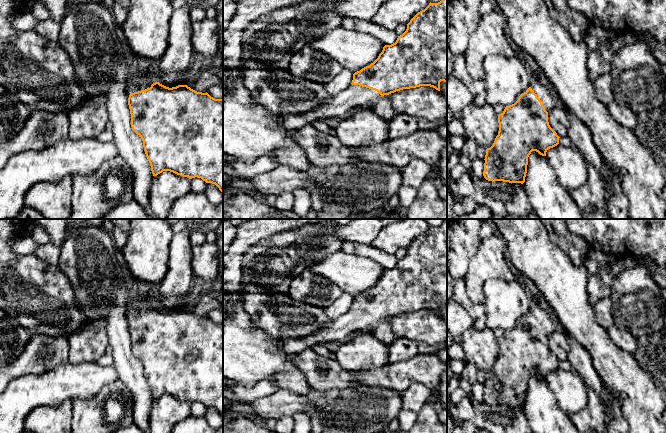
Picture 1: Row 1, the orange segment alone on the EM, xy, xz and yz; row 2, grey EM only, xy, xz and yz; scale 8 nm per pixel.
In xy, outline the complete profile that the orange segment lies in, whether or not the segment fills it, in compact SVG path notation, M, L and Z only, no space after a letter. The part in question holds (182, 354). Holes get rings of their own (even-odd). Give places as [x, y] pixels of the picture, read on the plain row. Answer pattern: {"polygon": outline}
{"polygon": "M159 306L127 307L128 329L132 354L142 363L153 400L163 395L177 399L201 402L215 408L223 418L223 322L215 323L207 316L197 316L187 309L166 311Z"}

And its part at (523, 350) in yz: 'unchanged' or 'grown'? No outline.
grown

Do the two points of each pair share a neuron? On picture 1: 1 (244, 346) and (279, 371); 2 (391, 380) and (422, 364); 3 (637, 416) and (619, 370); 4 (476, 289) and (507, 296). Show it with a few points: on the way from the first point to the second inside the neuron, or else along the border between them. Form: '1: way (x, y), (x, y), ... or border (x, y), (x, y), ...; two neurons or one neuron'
1: way (253, 355), (270, 362); one neuron
2: way (399, 376), (404, 372), (414, 370); one neuron
3: way (637, 405), (637, 391), (629, 381); one neuron
4: border (503, 279), (489, 279), (484, 284), (483, 303); two neurons

